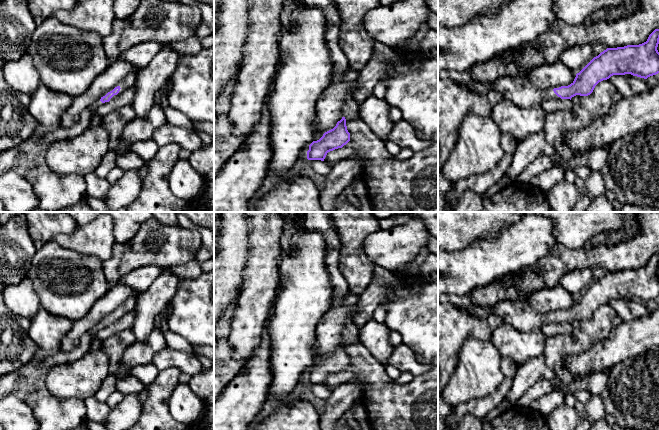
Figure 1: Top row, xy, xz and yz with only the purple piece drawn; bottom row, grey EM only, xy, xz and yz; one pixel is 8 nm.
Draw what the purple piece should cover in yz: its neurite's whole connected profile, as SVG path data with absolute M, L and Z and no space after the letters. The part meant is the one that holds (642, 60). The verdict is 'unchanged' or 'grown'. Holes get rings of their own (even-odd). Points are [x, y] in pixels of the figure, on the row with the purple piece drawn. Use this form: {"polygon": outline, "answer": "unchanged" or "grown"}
{"polygon": "M655 29L648 37L647 41L639 45L627 45L624 47L607 48L598 56L594 57L579 73L574 81L568 86L551 87L544 91L538 89L528 76L501 77L493 84L495 88L504 95L504 100L512 102L514 105L528 109L534 105L541 105L544 99L561 98L570 99L576 95L588 96L595 86L609 79L613 75L631 74L647 79L659 73L659 29Z", "answer": "grown"}

